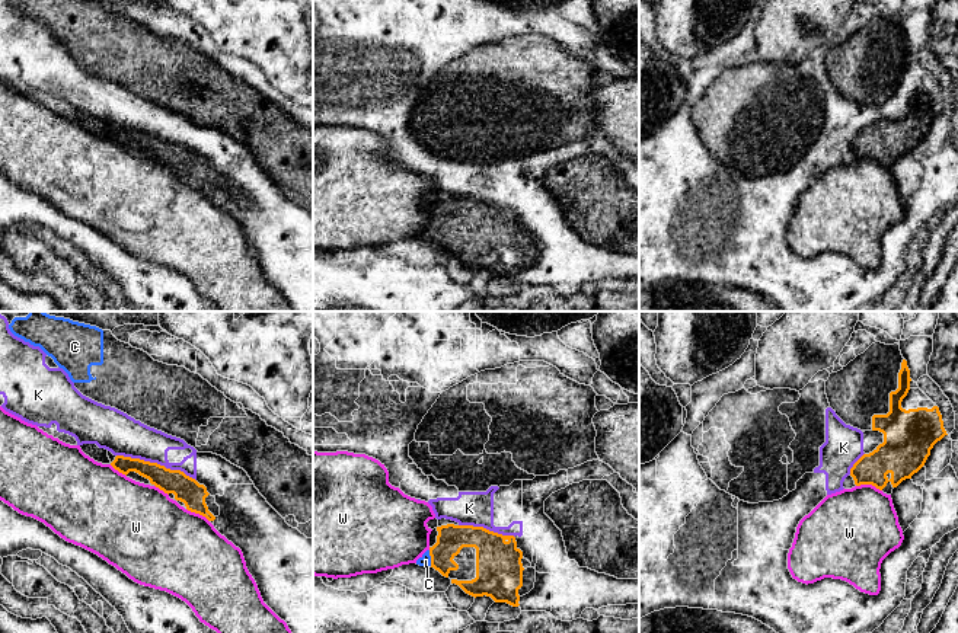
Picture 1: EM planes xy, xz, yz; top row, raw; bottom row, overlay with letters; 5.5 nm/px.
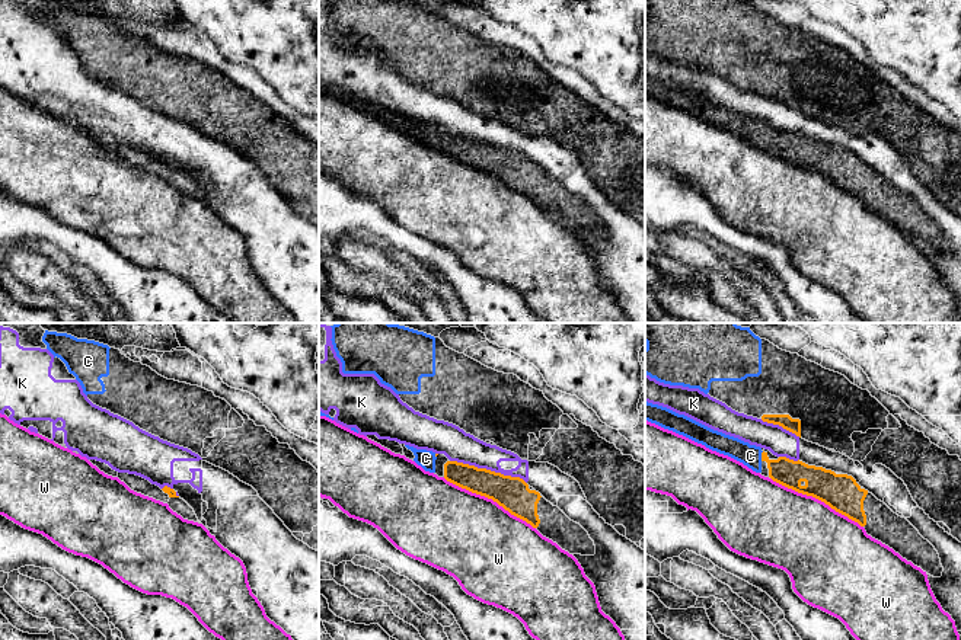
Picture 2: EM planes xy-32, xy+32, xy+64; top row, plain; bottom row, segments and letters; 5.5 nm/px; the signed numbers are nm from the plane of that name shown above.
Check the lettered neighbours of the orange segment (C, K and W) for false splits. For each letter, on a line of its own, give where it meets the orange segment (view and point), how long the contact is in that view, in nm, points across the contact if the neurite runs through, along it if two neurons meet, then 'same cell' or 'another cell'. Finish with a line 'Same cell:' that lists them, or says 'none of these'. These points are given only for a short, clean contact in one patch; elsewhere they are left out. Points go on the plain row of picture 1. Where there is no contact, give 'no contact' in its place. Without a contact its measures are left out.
C: contact xz (431, 232); length 90 nm; same cell
K: contact xy (156, 137); length 460 nm; another cell
W: contact yz (869, 157); length 150 nm; another cell
Same cell: C

